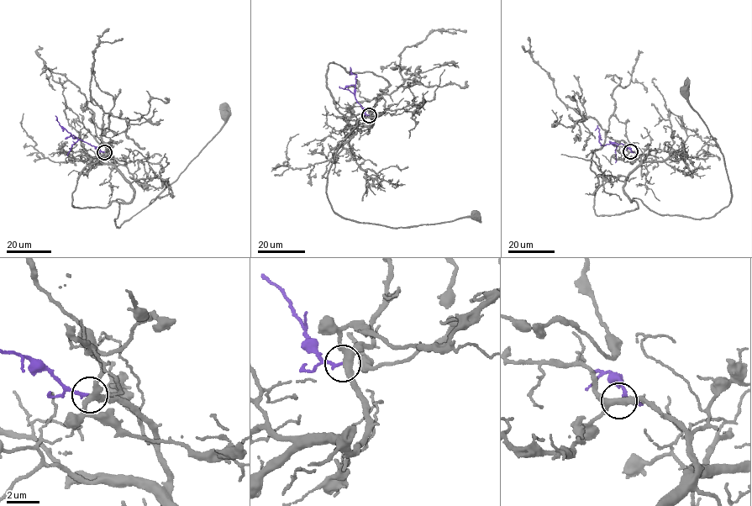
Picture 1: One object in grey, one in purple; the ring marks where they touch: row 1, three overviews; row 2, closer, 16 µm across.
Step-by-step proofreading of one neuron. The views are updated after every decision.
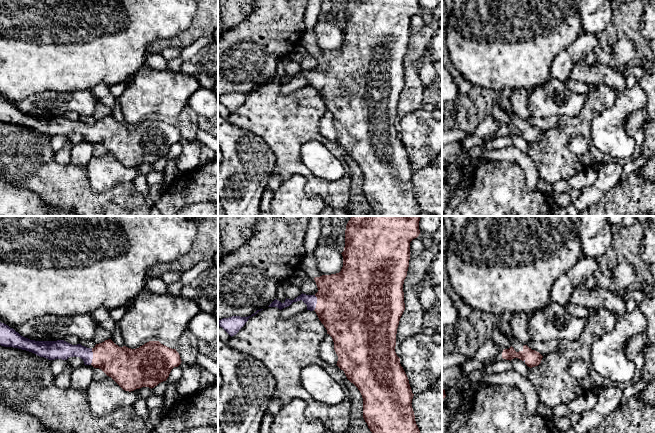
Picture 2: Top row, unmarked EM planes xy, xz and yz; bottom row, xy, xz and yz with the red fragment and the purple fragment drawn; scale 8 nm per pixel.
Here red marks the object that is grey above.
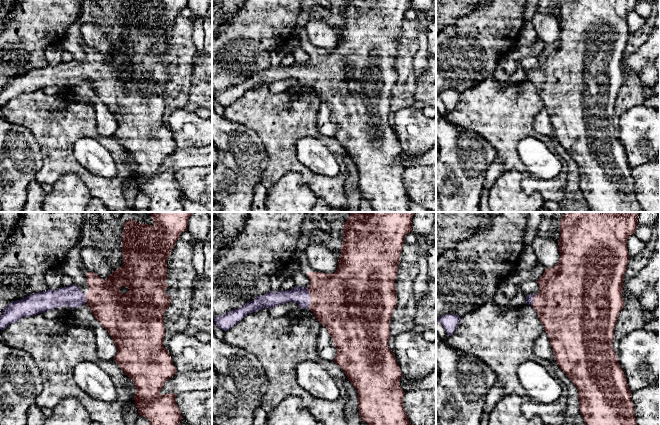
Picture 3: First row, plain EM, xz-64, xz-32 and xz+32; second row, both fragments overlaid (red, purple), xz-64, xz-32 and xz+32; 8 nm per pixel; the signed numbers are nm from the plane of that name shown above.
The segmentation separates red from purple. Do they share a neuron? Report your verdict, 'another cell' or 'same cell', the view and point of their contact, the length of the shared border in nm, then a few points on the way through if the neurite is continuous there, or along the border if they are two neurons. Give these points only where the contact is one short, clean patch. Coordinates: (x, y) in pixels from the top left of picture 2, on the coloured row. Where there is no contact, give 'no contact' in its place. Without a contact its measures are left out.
same cell; contact xy (93, 357); length 130 nm; way xy (123, 364), (109, 357), (93, 357), (78, 350), (63, 350)

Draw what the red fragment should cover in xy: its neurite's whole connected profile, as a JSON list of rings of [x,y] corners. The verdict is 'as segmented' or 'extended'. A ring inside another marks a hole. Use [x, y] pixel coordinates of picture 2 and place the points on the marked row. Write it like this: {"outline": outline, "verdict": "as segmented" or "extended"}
{"outline": [[[0,322],[0,345],[13,347],[32,352],[49,360],[69,357],[80,357],[85,365],[92,365],[101,369],[107,376],[111,377],[123,390],[134,391],[142,387],[154,388],[159,383],[166,381],[171,370],[181,364],[181,358],[176,349],[169,348],[159,341],[149,341],[136,349],[126,346],[119,347],[111,339],[96,344],[94,348],[87,348],[81,344],[72,345],[64,340],[57,341],[35,341],[21,336],[13,328]]], "verdict": "extended"}

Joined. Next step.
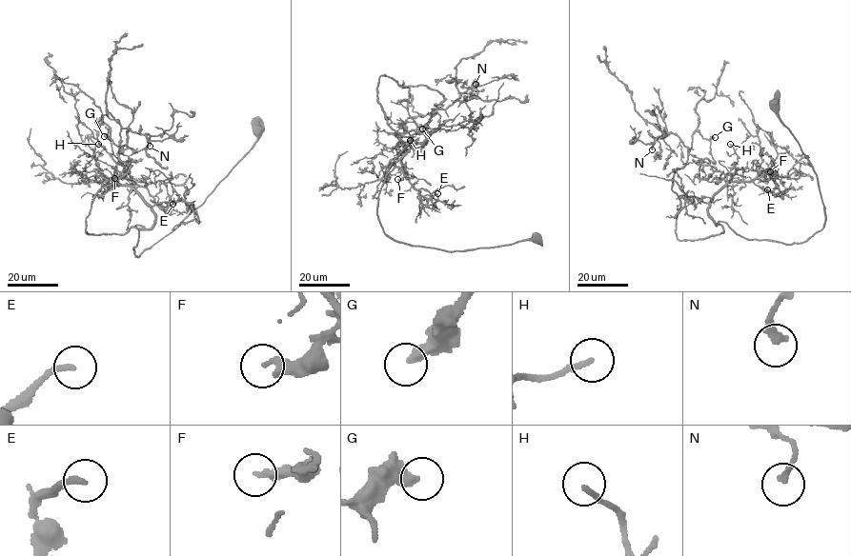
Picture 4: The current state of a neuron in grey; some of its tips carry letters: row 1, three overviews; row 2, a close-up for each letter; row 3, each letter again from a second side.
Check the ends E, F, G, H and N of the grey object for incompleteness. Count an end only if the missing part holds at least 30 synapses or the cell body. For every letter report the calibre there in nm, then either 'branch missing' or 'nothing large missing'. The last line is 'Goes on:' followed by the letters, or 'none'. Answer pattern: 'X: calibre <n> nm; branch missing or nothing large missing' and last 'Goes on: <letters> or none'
E: calibre 200 nm; nothing large missing
F: calibre 280 nm; nothing large missing
G: calibre 400 nm; nothing large missing
H: calibre 180 nm; nothing large missing
N: calibre 220 nm; nothing large missing
Goes on: none

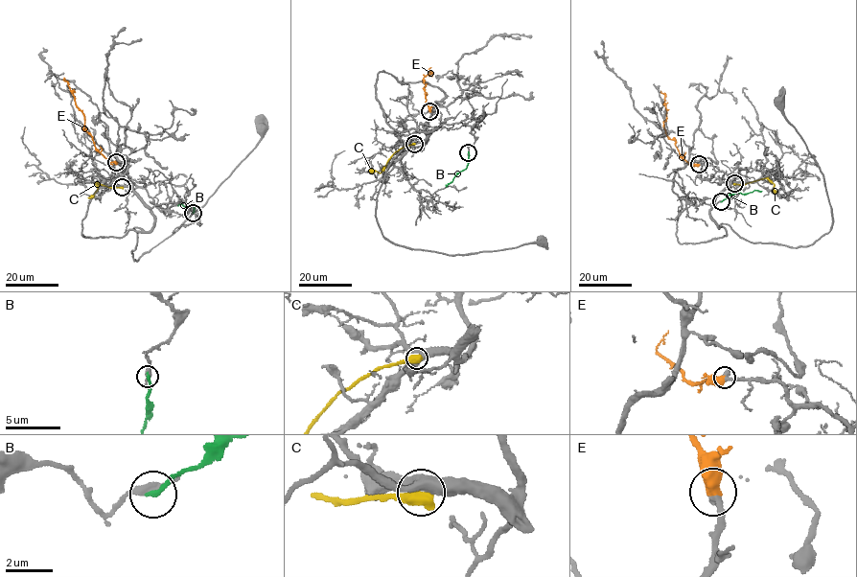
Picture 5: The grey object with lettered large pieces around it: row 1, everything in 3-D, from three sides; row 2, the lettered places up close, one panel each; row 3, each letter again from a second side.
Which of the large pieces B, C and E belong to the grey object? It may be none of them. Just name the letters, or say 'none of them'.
E

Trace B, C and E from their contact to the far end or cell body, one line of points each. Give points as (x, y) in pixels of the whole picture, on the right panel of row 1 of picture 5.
B: (721, 201), (737, 193), (761, 192)
C: (734, 183), (742, 184), (767, 178), (775, 186), (775, 194)
E: (699, 164), (690, 166), (683, 159), (674, 140), (667, 135), (663, 125), (665, 95), (660, 91)

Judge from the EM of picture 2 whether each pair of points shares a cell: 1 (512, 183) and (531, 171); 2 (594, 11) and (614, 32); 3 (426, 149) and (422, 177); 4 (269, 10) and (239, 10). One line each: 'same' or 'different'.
1: different
2: different
3: different
4: different

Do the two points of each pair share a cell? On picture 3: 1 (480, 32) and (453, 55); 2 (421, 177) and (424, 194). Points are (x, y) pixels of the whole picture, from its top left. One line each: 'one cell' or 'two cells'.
1: one cell
2: one cell

